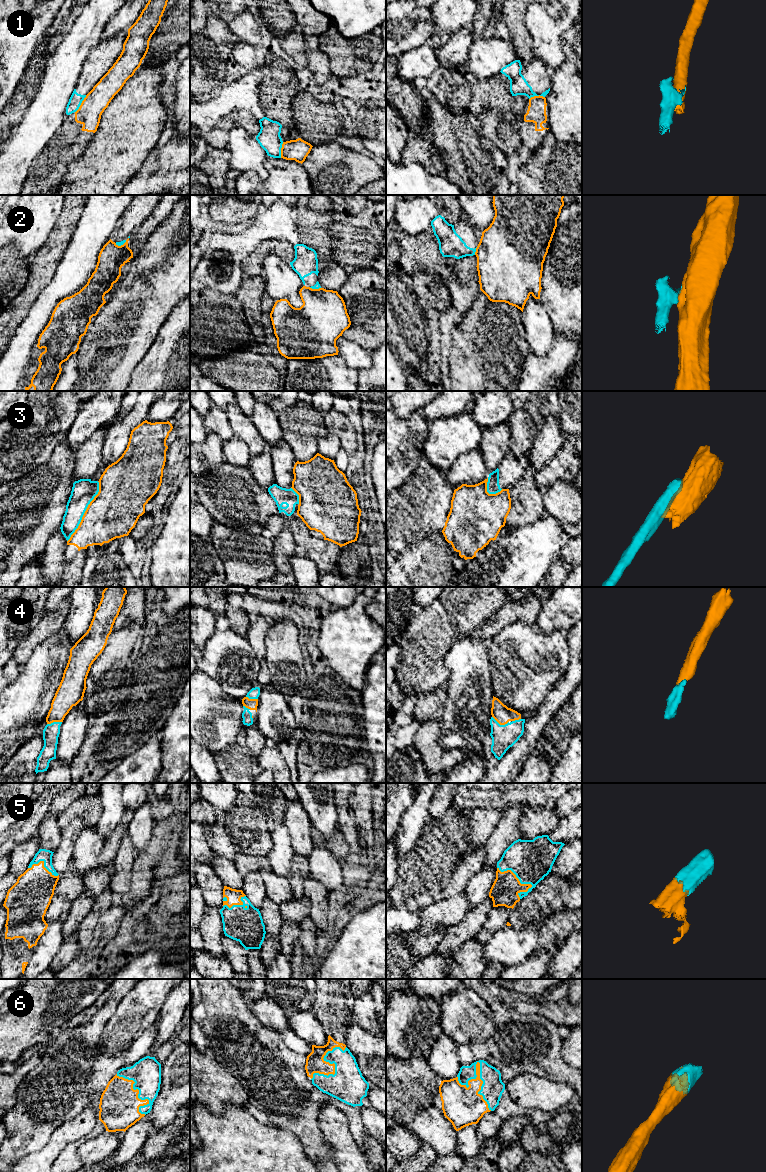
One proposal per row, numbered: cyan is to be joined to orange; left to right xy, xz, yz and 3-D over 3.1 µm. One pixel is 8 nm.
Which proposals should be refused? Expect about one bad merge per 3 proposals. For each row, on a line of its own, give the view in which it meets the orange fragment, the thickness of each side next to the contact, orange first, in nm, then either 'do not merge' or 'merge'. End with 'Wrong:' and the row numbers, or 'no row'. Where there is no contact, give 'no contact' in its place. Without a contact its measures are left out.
1: contact in xy; calibres 190 and 100 nm; do not merge
2: contact in yz; calibres 500 and 190 nm; do not merge
3: contact in xy; calibres 400 and 190 nm; do not merge
4: contact in yz; calibres 150 and 190 nm; merge
5: contact in yz; calibres 220 and 340 nm; merge
6: contact in yz; calibres 320 and 180 nm; merge
Wrong: 1, 2, 3

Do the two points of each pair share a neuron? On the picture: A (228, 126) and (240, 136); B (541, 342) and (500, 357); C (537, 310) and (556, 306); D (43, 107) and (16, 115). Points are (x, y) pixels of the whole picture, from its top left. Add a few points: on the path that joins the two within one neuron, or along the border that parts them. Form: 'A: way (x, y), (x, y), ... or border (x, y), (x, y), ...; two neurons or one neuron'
A: border (241, 126), (235, 127), (230, 132), (228, 138); two neurons
B: border (522, 324), (529, 349); two neurons
C: border (539, 299), (554, 330); two neurons
D: border (35, 92), (19, 123), (11, 133); two neurons

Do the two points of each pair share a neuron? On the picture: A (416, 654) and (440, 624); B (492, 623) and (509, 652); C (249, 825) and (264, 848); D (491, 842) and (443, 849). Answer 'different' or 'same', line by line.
A: same
B: different
C: same
D: different

